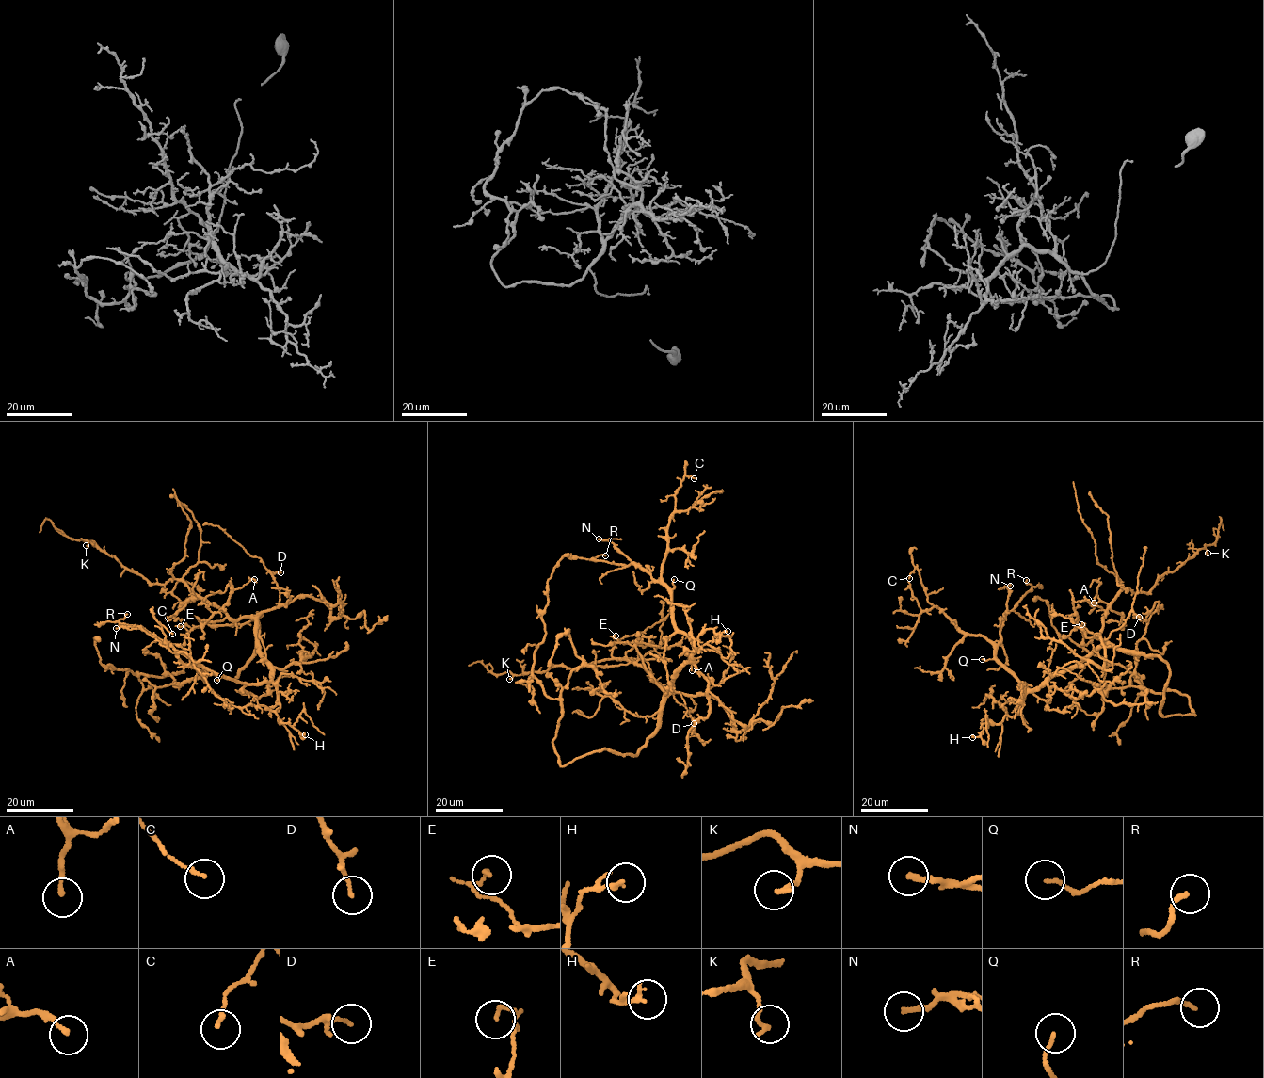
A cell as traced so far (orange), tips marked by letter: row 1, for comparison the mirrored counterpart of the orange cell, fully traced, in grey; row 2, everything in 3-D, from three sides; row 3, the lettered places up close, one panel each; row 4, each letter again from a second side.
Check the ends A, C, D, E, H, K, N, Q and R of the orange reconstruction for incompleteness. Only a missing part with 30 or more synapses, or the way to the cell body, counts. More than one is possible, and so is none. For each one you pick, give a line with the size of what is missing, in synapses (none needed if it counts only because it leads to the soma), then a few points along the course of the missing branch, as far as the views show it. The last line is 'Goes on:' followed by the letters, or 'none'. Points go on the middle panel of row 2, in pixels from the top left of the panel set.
Goes on: none

